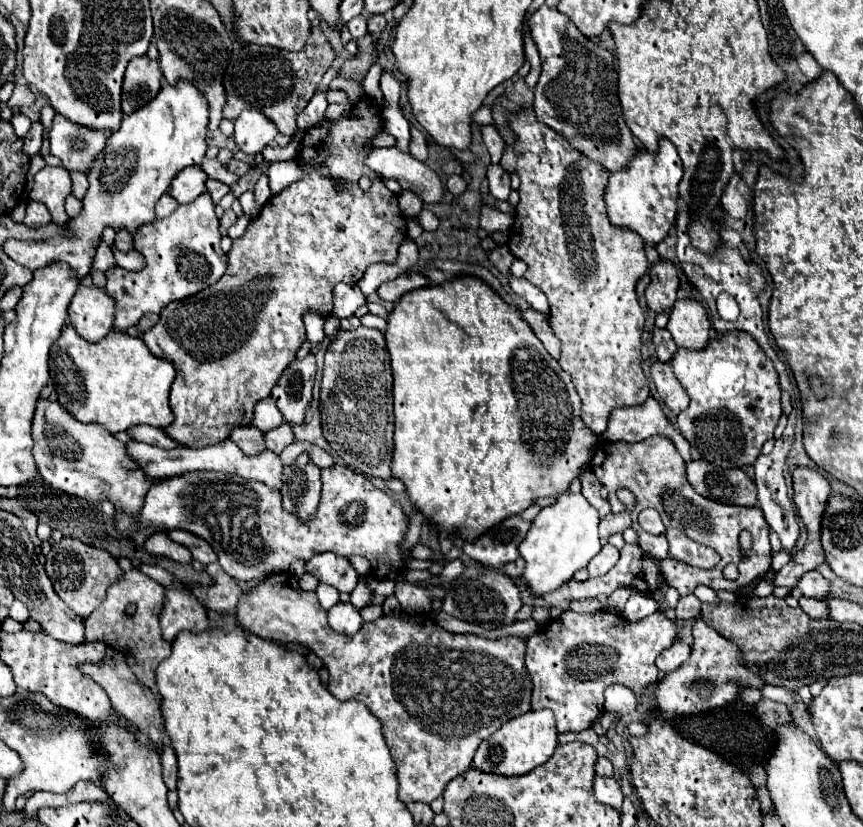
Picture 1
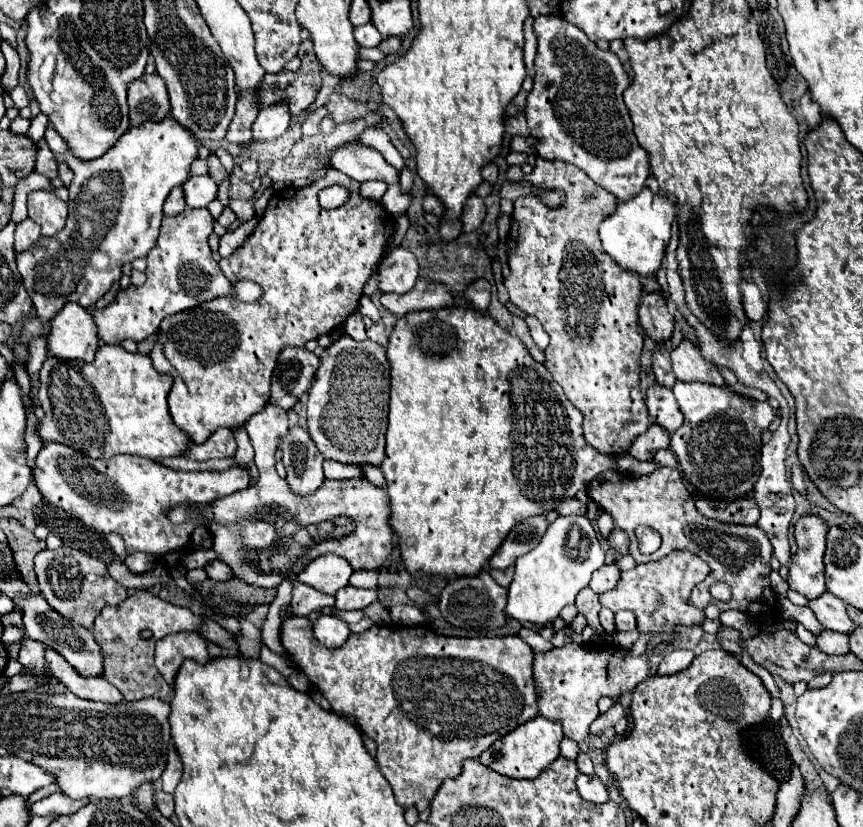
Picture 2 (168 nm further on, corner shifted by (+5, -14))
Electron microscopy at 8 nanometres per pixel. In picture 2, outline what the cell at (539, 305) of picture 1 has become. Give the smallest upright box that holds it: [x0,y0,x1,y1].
[525,316,549,350]

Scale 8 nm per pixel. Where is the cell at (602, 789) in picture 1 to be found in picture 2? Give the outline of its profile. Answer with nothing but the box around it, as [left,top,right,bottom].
[575,774,609,804]

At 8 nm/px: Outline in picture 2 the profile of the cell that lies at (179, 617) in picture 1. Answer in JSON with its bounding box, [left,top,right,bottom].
[155,632,209,686]

